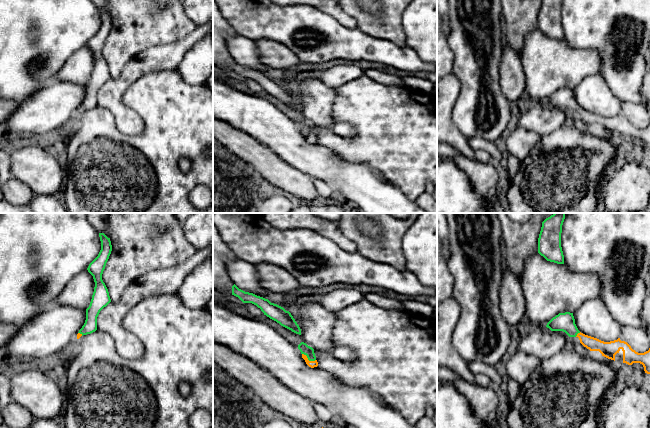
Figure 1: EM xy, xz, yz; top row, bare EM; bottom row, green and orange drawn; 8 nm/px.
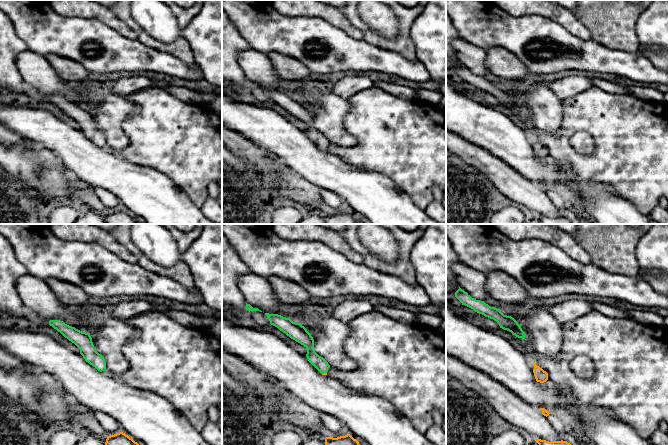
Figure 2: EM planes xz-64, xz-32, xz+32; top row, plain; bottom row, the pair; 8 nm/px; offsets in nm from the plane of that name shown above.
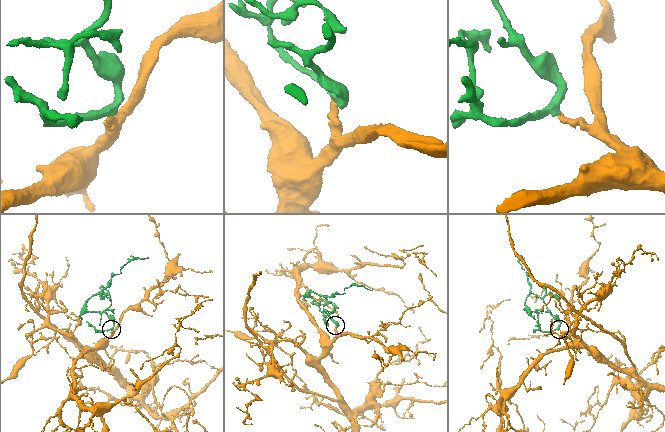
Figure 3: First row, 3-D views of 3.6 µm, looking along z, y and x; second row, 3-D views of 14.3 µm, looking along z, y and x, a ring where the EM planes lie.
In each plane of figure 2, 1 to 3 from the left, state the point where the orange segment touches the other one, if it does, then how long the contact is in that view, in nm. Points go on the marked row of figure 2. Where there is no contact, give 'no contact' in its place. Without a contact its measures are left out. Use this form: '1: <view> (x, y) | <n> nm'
1: no contact
2: xz-32 (324, 372) | 40 nm
3: no contact

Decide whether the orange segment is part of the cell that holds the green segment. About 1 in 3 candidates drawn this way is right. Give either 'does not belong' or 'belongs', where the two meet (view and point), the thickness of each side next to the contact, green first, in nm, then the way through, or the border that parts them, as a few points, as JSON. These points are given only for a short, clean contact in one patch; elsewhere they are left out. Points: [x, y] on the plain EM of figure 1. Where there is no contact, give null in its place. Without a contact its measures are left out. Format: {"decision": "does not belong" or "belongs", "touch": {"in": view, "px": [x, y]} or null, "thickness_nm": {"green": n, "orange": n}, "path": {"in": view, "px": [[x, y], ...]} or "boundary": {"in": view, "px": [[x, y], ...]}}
{"decision": "belongs", "touch": {"in": "xz", "px": [308, 135]}, "thickness_nm": {"green": 80, "orange": 60}, "path": {"in": "xz", "px": [[303, 123], [308, 130], [308, 135], [312, 140]]}}

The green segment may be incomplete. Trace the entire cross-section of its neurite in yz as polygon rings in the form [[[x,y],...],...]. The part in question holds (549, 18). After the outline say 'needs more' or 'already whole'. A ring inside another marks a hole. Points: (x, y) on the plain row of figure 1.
[[[542,0],[538,14],[538,29],[547,37],[564,40],[561,23],[563,0]]]; already whole

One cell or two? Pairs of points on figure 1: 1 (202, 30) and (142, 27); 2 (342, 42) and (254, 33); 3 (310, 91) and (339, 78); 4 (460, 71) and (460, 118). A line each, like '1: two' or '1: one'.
1: two
2: one
3: two
4: one

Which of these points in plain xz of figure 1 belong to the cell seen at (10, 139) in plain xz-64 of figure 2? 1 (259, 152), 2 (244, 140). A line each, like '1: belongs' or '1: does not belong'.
1: belongs
2: belongs

